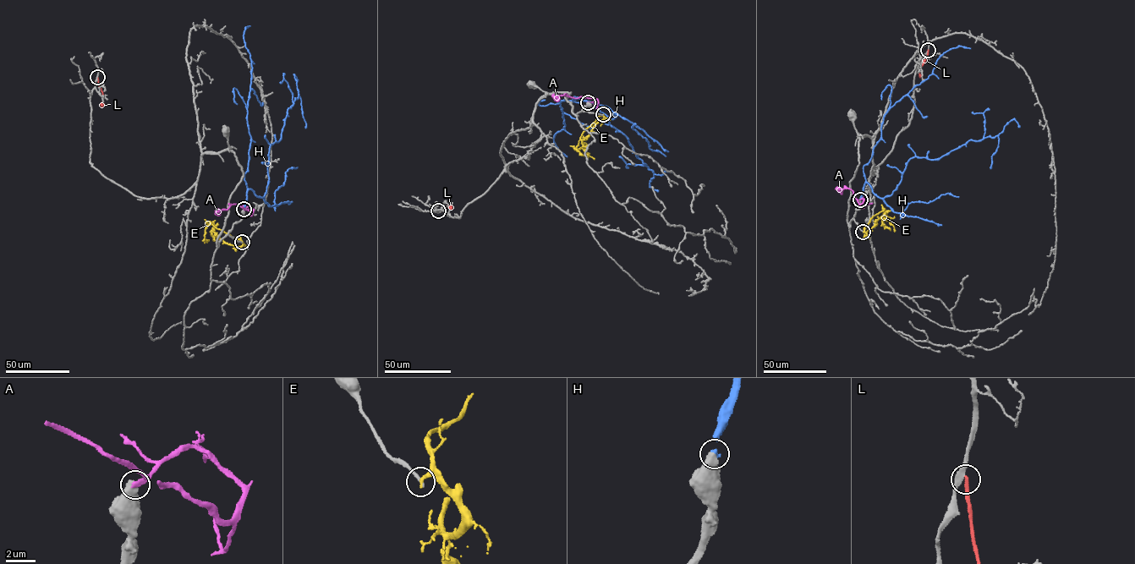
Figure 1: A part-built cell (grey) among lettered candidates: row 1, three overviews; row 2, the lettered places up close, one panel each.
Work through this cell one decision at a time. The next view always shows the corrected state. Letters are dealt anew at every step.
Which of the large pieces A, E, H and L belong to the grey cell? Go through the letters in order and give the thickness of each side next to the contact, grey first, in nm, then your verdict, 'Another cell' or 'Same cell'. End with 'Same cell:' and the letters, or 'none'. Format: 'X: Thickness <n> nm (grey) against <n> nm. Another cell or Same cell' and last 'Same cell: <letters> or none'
A: Thickness 600 nm (grey) against 300 nm. Another cell
E: Thickness 240 nm (grey) against 280 nm. Another cell
H: Thickness 550 nm (grey) against 320 nm. Same cell
L: Thickness 280 nm (grey) against 240 nm. Another cell
Same cell: H

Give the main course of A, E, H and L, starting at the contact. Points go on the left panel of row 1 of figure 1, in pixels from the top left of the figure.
A: (243, 210), (249, 206), (253, 210), (251, 212), (231, 204), (227, 209), (215, 214)
E: (242, 242), (209, 221), (205, 224), (204, 235), (207, 242)
H: (243, 210), (249, 189), (264, 197), (269, 177), (271, 145), (280, 139), (287, 109), (298, 95), (305, 128)
L: (97, 77), (103, 103)

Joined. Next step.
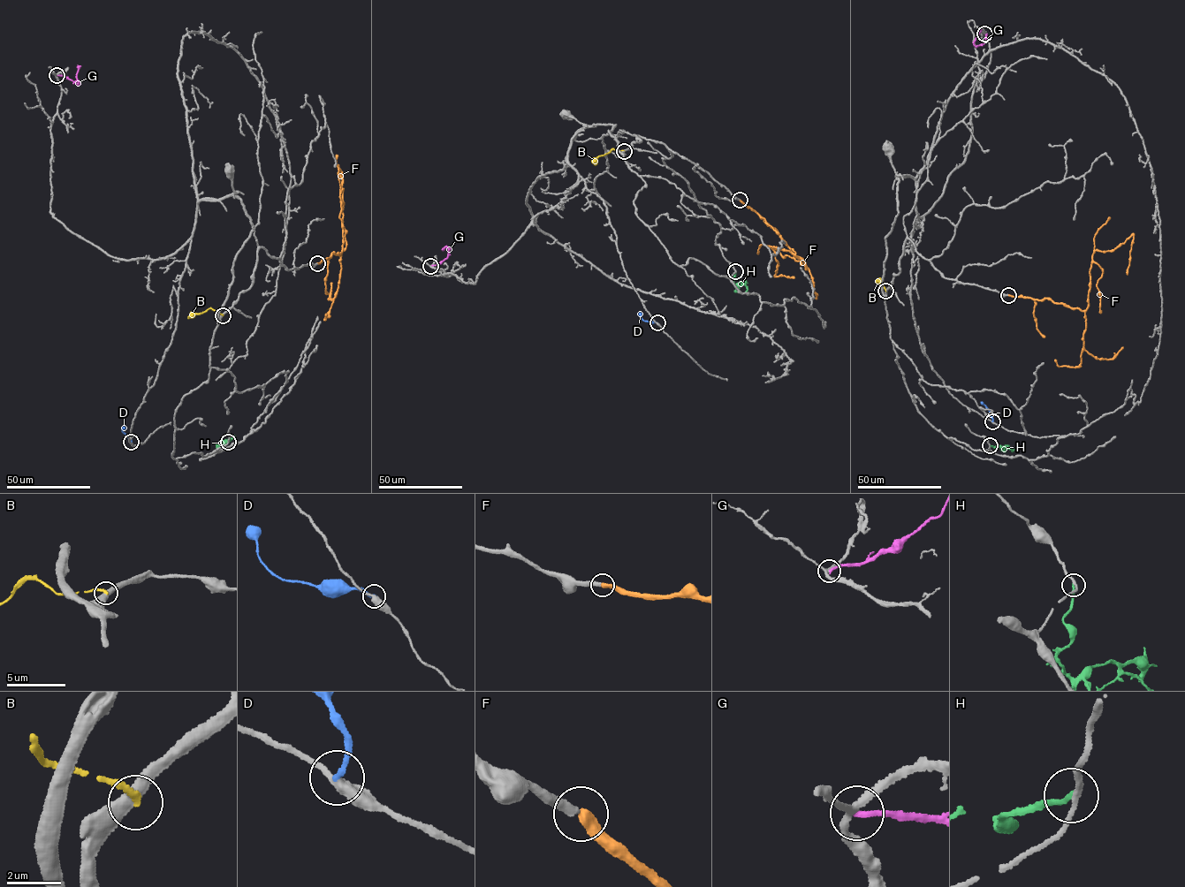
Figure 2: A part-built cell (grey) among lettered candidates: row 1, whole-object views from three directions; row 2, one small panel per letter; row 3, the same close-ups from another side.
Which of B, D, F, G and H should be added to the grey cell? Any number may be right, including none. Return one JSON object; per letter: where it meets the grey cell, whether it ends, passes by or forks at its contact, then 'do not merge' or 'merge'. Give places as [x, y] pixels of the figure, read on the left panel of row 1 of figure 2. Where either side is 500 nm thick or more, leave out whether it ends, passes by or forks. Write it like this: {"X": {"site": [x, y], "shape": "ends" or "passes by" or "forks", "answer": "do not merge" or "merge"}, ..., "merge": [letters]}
{"B": {"site": [223, 315], "shape": "ends", "answer": "do not merge"}, "D": {"site": [131, 442], "shape": "ends", "answer": "do not merge"}, "F": {"site": [317, 263], "shape": "ends", "answer": "merge"}, "G": {"site": [56, 75], "shape": "ends", "answer": "do not merge"}, "H": {"site": [228, 442], "shape": "ends", "answer": "do not merge"}, "merge": ["F"]}

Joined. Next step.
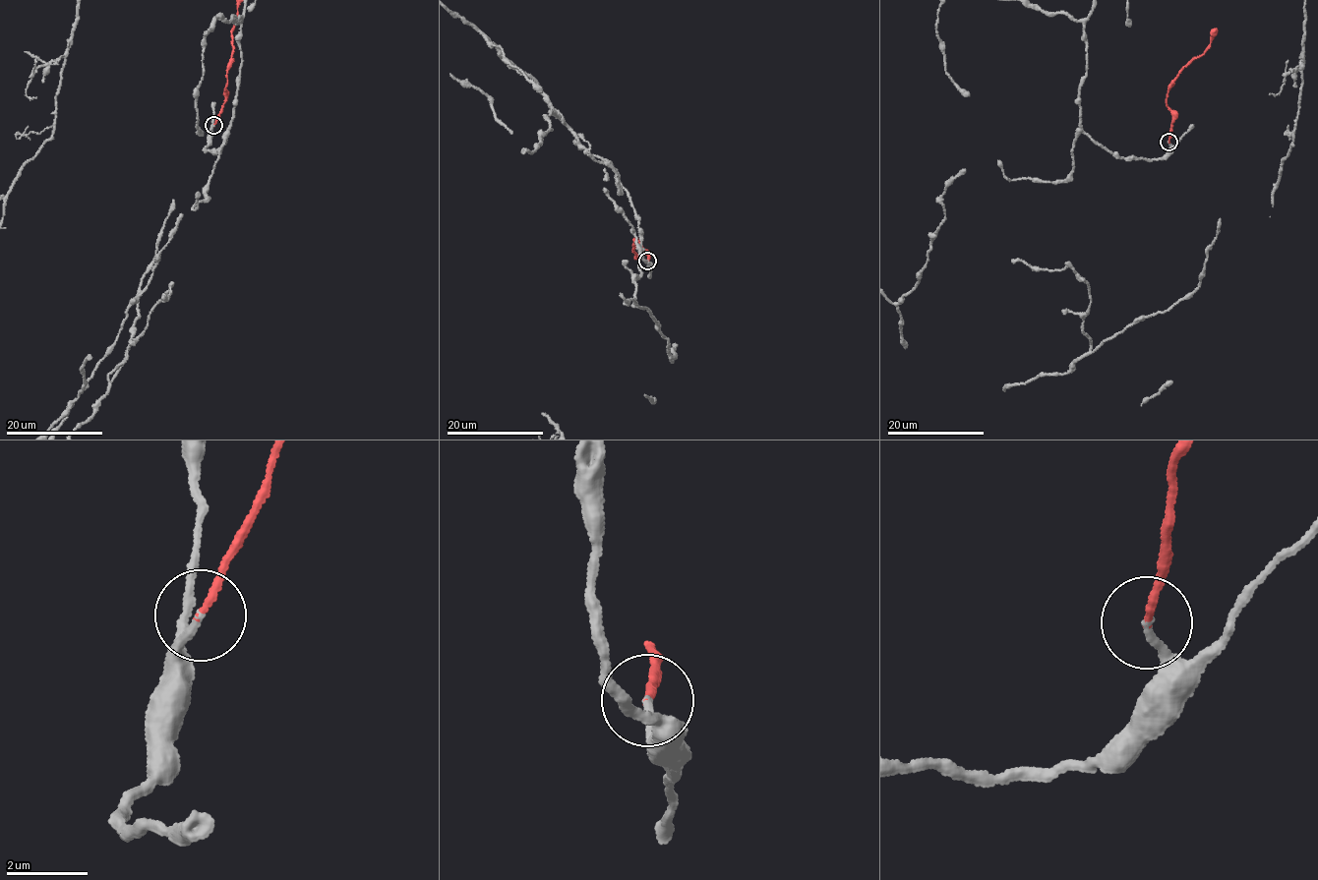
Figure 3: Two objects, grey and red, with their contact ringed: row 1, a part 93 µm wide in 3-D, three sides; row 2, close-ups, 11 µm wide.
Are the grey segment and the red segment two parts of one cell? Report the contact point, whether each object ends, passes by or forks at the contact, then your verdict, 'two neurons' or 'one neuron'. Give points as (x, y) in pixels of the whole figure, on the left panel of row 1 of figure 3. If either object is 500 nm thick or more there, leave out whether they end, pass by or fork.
(213, 125) | grey ends | red ends | one neuron

